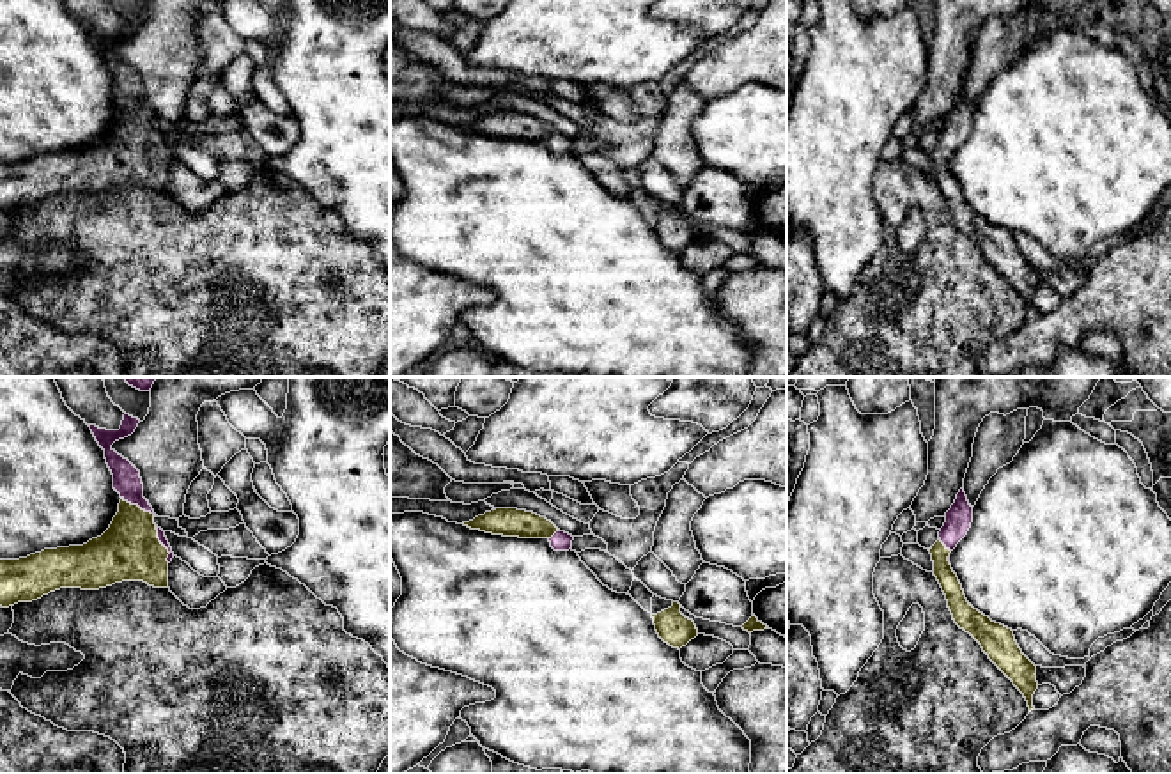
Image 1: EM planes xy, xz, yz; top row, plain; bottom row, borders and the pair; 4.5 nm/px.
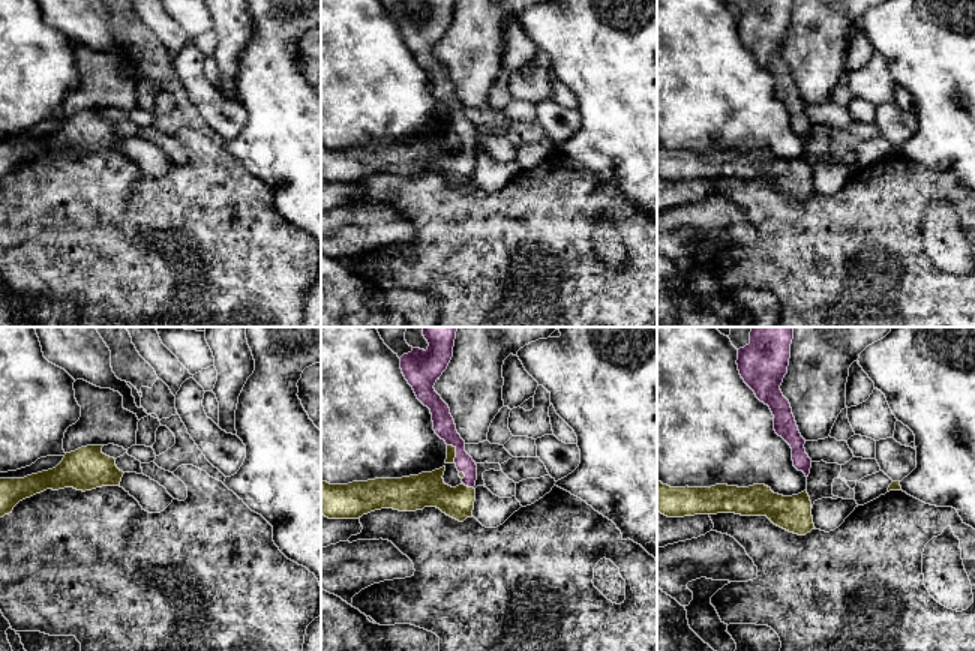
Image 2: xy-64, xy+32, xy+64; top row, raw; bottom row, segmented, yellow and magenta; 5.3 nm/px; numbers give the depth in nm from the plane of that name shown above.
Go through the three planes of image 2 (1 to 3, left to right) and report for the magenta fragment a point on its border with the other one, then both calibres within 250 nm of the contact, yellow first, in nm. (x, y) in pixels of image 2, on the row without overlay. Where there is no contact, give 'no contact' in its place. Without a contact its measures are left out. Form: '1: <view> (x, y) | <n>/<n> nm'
1: no contact
2: xy+32 (455, 116) | 50/120 nm
3: no contact

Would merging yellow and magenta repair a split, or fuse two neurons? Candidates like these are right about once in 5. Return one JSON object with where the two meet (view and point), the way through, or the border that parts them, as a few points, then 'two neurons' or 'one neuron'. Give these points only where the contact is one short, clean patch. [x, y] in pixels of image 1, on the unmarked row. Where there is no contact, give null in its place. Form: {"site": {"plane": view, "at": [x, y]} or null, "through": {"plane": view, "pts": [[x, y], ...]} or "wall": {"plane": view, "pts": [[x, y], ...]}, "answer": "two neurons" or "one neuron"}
{"site": {"plane": "xy", "at": [162, 147]}, "answer": "two neurons"}

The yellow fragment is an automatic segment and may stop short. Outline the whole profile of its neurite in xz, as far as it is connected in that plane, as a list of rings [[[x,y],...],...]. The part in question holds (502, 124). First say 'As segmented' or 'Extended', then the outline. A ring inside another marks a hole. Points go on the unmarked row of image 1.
As segmented. [[[496,112],[462,128],[485,136],[519,142],[551,142],[558,135],[546,120],[517,112]]]

